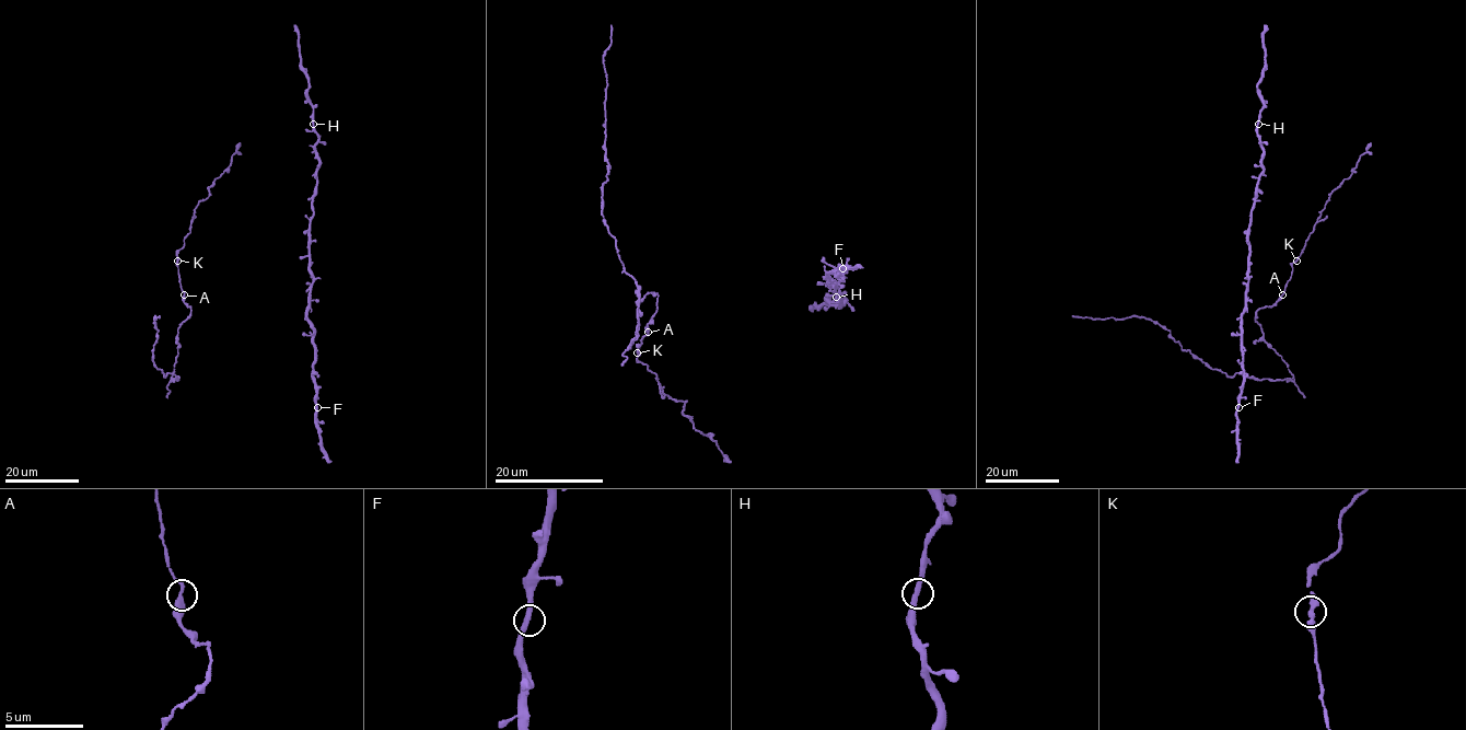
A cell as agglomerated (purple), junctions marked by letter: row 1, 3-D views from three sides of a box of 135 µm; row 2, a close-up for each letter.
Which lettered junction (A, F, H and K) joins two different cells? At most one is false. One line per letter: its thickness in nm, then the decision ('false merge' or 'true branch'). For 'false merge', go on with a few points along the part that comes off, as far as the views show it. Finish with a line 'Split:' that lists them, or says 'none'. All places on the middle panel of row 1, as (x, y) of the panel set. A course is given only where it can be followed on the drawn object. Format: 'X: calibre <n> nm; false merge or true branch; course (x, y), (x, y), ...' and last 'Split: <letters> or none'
A: calibre 360 nm; true branch
F: calibre 360 nm; true branch
H: calibre 360 nm; true branch
K: calibre 340 nm; true branch
Split: none

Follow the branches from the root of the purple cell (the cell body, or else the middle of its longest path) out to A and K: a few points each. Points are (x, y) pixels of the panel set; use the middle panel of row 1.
A: (659, 296), (648, 332)
K: (659, 296), (655, 313), (648, 323), (648, 334), (641, 338), (637, 352)

